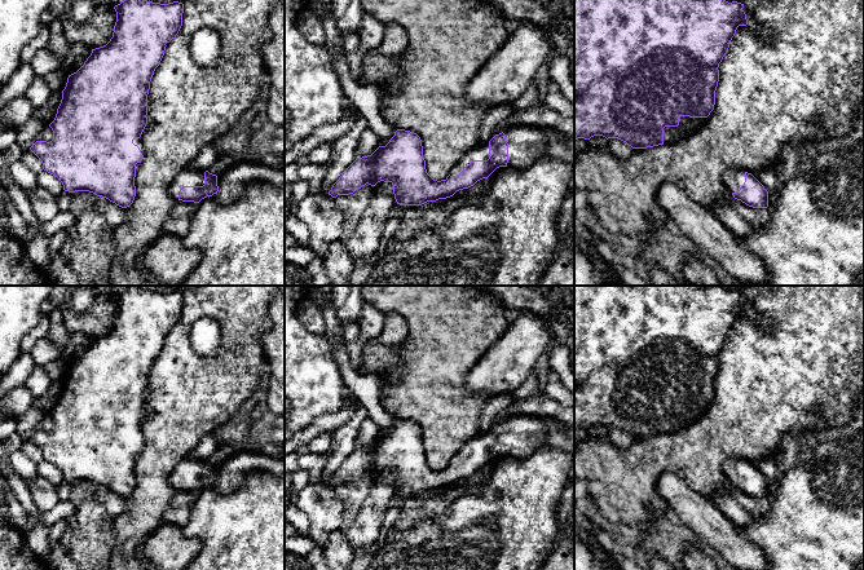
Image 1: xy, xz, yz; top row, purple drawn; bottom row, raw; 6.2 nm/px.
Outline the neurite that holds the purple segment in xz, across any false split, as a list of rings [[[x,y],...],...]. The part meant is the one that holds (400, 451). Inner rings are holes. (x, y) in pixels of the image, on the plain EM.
[[[517,414],[506,417],[490,430],[476,433],[464,447],[441,470],[433,469],[426,459],[420,427],[410,420],[397,419],[385,436],[379,436],[371,445],[357,447],[332,474],[329,485],[349,485],[366,473],[391,472],[393,483],[400,495],[422,495],[453,486],[457,481],[473,476],[477,470],[488,468],[499,456],[525,459],[538,449],[551,446],[574,452],[574,425],[565,425],[550,417],[530,414]]]

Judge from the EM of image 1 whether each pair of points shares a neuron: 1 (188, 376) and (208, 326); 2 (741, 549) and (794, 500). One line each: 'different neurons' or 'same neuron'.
1: different neurons
2: different neurons

